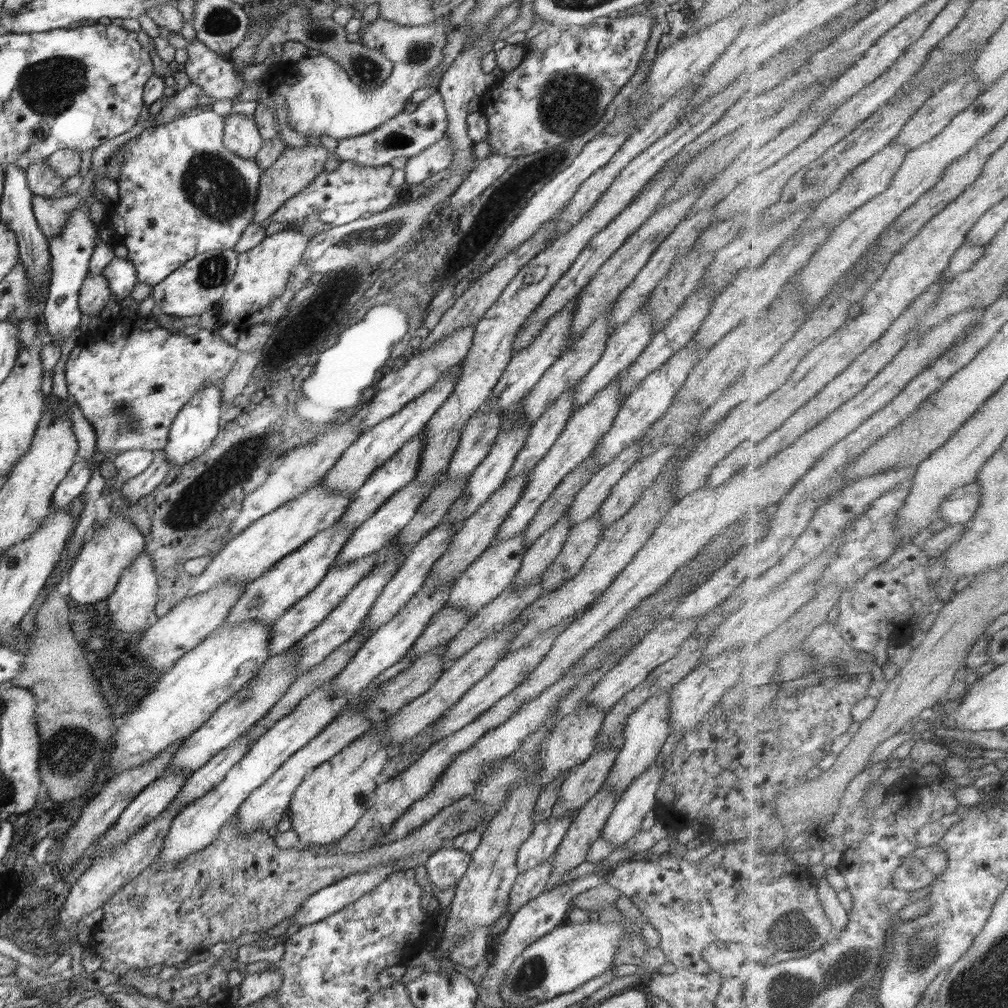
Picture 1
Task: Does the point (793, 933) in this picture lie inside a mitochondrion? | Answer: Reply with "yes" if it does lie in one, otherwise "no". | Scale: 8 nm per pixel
yes

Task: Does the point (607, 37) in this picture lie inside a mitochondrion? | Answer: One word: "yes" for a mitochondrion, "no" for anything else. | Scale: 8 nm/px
no

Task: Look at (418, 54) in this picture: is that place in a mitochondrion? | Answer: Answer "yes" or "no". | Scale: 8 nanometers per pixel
yes

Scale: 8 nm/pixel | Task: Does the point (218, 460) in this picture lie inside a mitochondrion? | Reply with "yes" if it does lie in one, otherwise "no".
yes

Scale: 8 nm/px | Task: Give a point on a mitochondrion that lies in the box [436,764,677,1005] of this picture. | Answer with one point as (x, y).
(533, 973)

